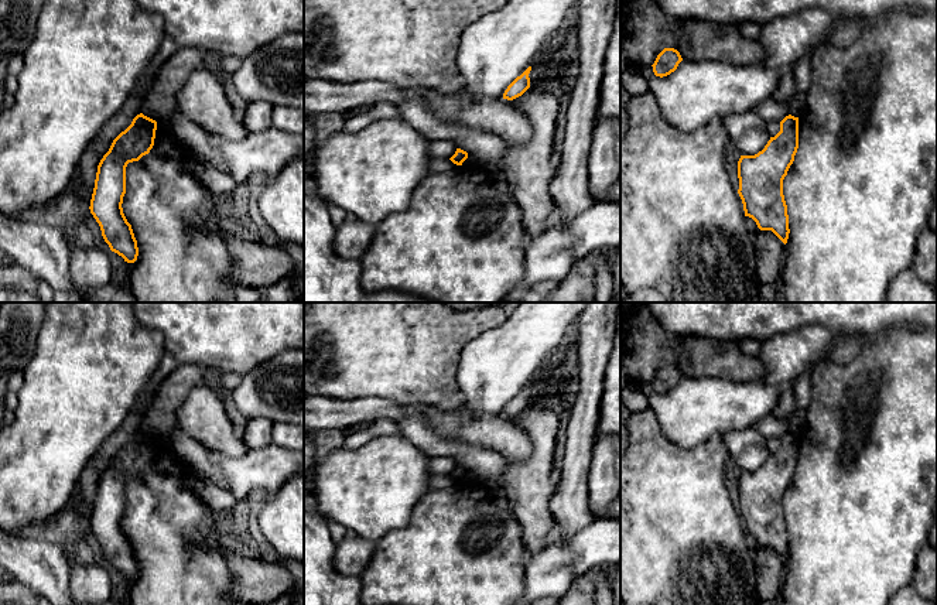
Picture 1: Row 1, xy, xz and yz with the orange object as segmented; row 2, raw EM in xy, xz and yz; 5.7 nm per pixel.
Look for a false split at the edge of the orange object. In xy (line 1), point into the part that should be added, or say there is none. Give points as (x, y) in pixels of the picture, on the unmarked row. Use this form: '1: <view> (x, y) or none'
1: none

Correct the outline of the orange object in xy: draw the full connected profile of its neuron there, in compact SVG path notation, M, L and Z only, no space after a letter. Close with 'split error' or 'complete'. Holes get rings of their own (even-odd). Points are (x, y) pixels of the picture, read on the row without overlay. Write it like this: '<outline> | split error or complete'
M143 430L137 431L131 441L113 457L98 482L89 526L110 567L127 580L137 577L139 564L122 524L126 510L126 483L150 469L155 447L155 437Z | complete

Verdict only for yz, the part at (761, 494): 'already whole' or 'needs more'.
already whole

